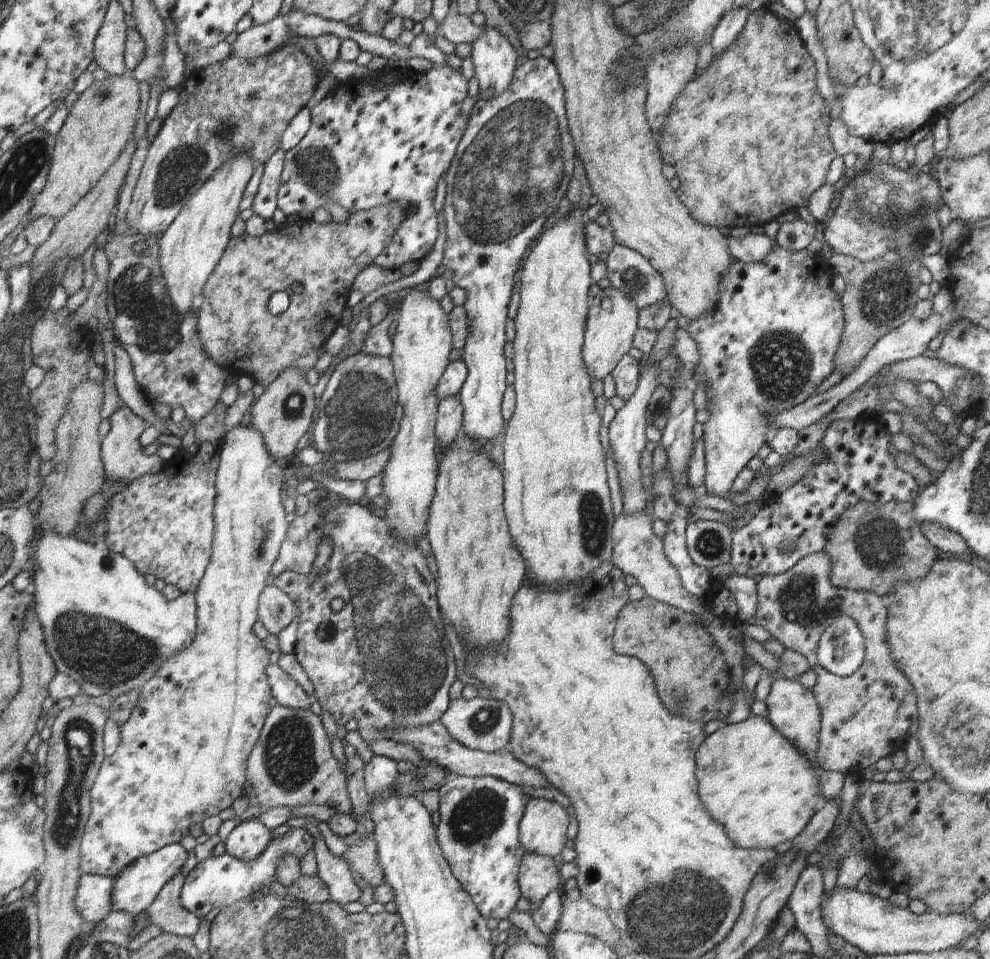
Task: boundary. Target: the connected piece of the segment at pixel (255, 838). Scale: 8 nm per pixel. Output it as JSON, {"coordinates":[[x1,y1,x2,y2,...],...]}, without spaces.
{"coordinates":[[256,820,242,821,224,840,226,853,238,860,254,860,270,844,272,833]]}

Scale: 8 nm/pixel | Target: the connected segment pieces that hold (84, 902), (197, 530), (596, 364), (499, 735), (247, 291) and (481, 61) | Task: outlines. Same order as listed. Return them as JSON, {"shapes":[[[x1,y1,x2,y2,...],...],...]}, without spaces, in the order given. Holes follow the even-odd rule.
{"shapes":[[[82,873,76,890,76,910,82,914,86,922,98,923,114,911,112,890,112,878]],[[222,401,210,416,194,425,194,444,181,446,162,472,146,474,107,502,106,542,102,545,128,558,142,576,154,574,181,593,195,594,210,565,215,530,215,480,224,438,226,406]],[[613,287,602,289,592,298,588,318,586,318,582,350,584,364,590,379,602,381,606,376,610,376,620,358,633,348,638,316,639,310,634,306,634,302]],[[461,697,457,700,451,700,448,710,445,714,442,714,439,722,446,726,448,734,456,742,460,742,466,748,492,753,503,750,503,746,510,742,514,720,512,720,510,708,500,700,479,697,473,700,465,700]],[[386,202,369,210,350,212,344,224,333,220,320,224,309,215,292,226,277,226,260,238,247,233,240,237,231,237,198,302,198,338,206,358,214,360,232,378,250,376,264,391,284,370,292,368,306,377,317,363,320,349,340,325,342,312,347,308,347,300,356,276,368,266,374,265,374,260,390,244,408,214,407,208,402,208,402,204],[294,282,302,284,300,294,293,292],[278,291,289,296,288,308,285,313,274,316,268,310,268,300]],[[490,26,472,44,471,57,482,100,496,98,508,90,521,61,510,42]]]}

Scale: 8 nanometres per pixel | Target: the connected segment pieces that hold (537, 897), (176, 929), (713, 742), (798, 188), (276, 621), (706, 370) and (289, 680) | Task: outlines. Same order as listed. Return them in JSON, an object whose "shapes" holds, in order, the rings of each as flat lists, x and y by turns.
{"shapes":[[[525,852,520,864,518,884,522,896,530,902,531,912,552,890,562,888,563,880,552,858,536,852]],[[181,873,166,882,154,903,145,911,145,915,148,922,160,928,163,933,193,938,201,920,180,904,184,882,185,878]],[[754,714,743,722,724,724,705,738,696,754,698,796,702,806,706,806,712,818,724,826,730,840,746,849,774,849,778,844,792,842,802,834,814,816,814,807,820,797,824,797,820,788,821,771,767,718]],[[764,6,747,17,743,32,738,34,732,46,728,46,722,54,714,55,710,66,706,70,696,69,692,80,686,84,680,98,676,98,674,106,670,108,670,114,657,136,657,146,661,155,662,163,671,165,680,187,676,195,683,206,694,220,704,225,721,229,723,227,762,227,774,221,780,215,788,212,795,212,800,207,809,207,810,196,826,185,826,176,830,172,830,166,837,157,834,148,829,140,828,130,832,120,830,107,826,106,824,98,819,94,816,78,817,69,812,56,806,51,800,34,794,24,778,18,769,8]],[[266,586,261,593,258,606,258,619,270,635,286,630,297,616,293,599,276,586]],[[776,243,772,248,774,252,770,252,764,262,744,263,741,261,734,261,732,266,726,270,726,274,722,276,720,288,718,288,718,304,714,306,714,310,710,310,710,314,702,314,696,320,690,320,687,332,696,345,698,346,698,364,692,368,694,372,693,386,697,383,706,385,706,398,708,403,708,411,711,412,710,418,704,422,703,427,703,444,704,454,706,455,706,478,704,486,706,486,708,493,714,496,725,498,732,491,732,484,738,477,738,474,747,466,752,458,758,455,758,450,762,448,762,444,767,444,766,433,770,430,770,416,776,416,778,412,786,412,792,406,805,402,811,398,816,392,816,389,826,378,833,373,834,358,838,351,838,344,842,337,842,332,845,326,843,316,842,298,839,294,834,292,831,287,822,286,822,284,830,284,830,276,828,274,818,274,818,270,814,267,816,264,826,264,822,258,812,256,808,249,800,252,788,252]],[[269,664,266,668,266,675,272,690,272,697,276,698,278,705,292,708,292,710,310,711,313,698,308,696,302,686,280,666]]]}

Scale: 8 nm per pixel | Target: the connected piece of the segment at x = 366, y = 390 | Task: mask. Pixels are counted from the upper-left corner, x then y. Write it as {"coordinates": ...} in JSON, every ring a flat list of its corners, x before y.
{"coordinates":[[357,353,340,362,320,397,321,405,317,411,317,421,312,426,313,447,326,454,335,463,359,460,373,456,389,448,396,438,399,424,404,418,404,406,397,400,397,384,393,377,390,357,370,356]]}

